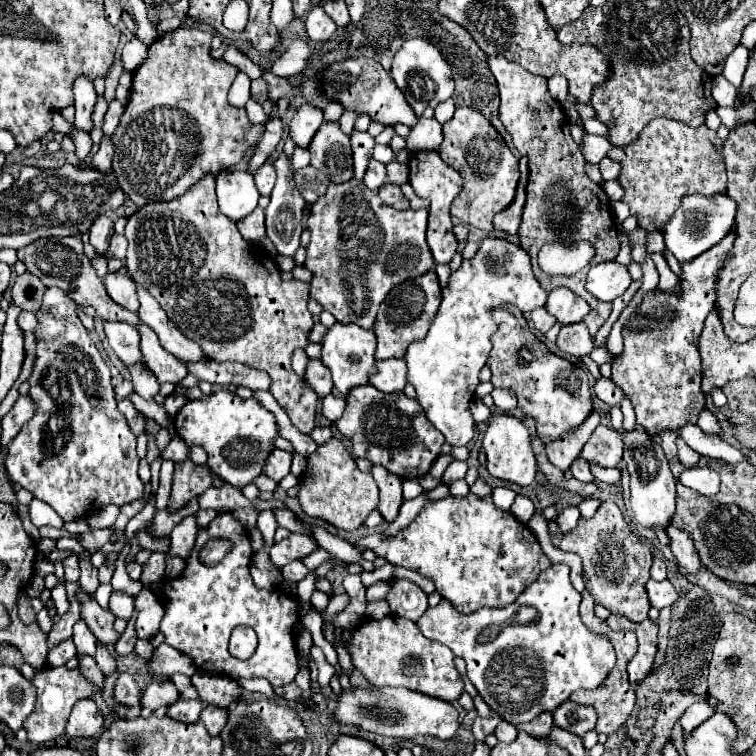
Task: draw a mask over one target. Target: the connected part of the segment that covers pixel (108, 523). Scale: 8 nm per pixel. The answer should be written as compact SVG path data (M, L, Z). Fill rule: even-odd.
M107 505L99 511L93 511L93 515L87 515L87 525L91 529L107 529L115 525L115 519L119 515L119 507L117 505Z

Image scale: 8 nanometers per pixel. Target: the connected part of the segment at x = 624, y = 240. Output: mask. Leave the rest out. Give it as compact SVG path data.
M621 235L621 251L619 251L617 263L621 263L621 265L631 263L631 247L629 247L629 237L627 235Z

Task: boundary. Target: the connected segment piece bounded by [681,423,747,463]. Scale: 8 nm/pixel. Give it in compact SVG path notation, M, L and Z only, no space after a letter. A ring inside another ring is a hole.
M687 425L681 429L681 437L685 439L685 443L697 451L703 457L711 457L711 459L725 459L727 463L741 463L747 461L745 455L741 451L737 451L735 447L727 445L725 441L721 441L717 435L709 435L703 433L697 425Z

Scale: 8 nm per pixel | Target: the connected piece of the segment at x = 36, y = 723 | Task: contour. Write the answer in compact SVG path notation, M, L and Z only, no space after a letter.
M43 667L33 675L31 683L37 689L37 703L35 703L35 711L29 715L23 727L29 733L29 741L35 745L47 743L63 735L73 705L81 699L93 699L99 693L99 687L87 681L79 669L67 669L67 667Z

